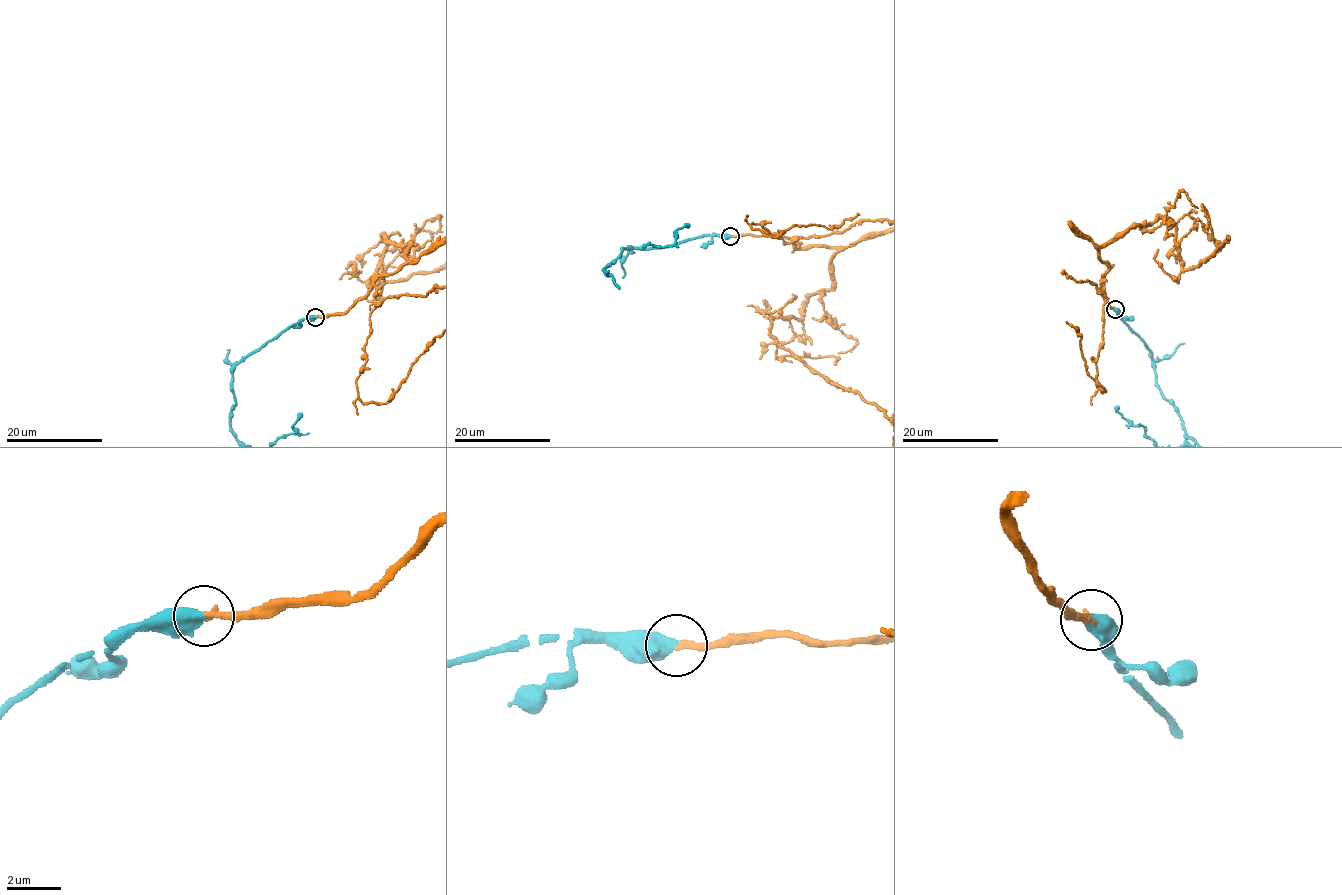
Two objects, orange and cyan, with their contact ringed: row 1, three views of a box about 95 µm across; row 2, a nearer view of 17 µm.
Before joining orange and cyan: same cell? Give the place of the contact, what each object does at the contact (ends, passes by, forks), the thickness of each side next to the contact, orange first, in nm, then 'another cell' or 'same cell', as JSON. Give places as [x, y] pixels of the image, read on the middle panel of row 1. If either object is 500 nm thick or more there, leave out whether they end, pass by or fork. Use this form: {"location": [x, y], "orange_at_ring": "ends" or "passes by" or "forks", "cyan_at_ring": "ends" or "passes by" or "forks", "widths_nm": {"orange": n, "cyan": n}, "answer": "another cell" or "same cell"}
{"location": [730, 236], "widths_nm": {"orange": 240, "cyan": 550}, "answer": "same cell"}

